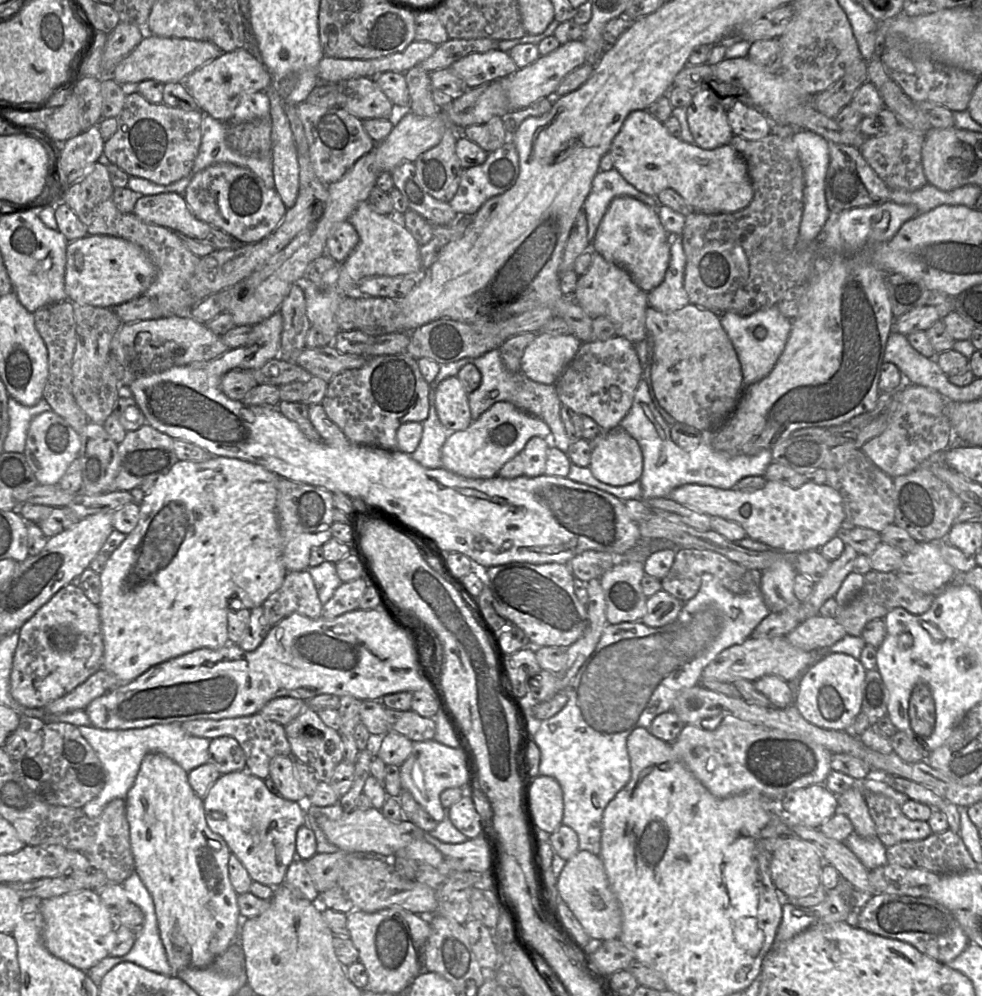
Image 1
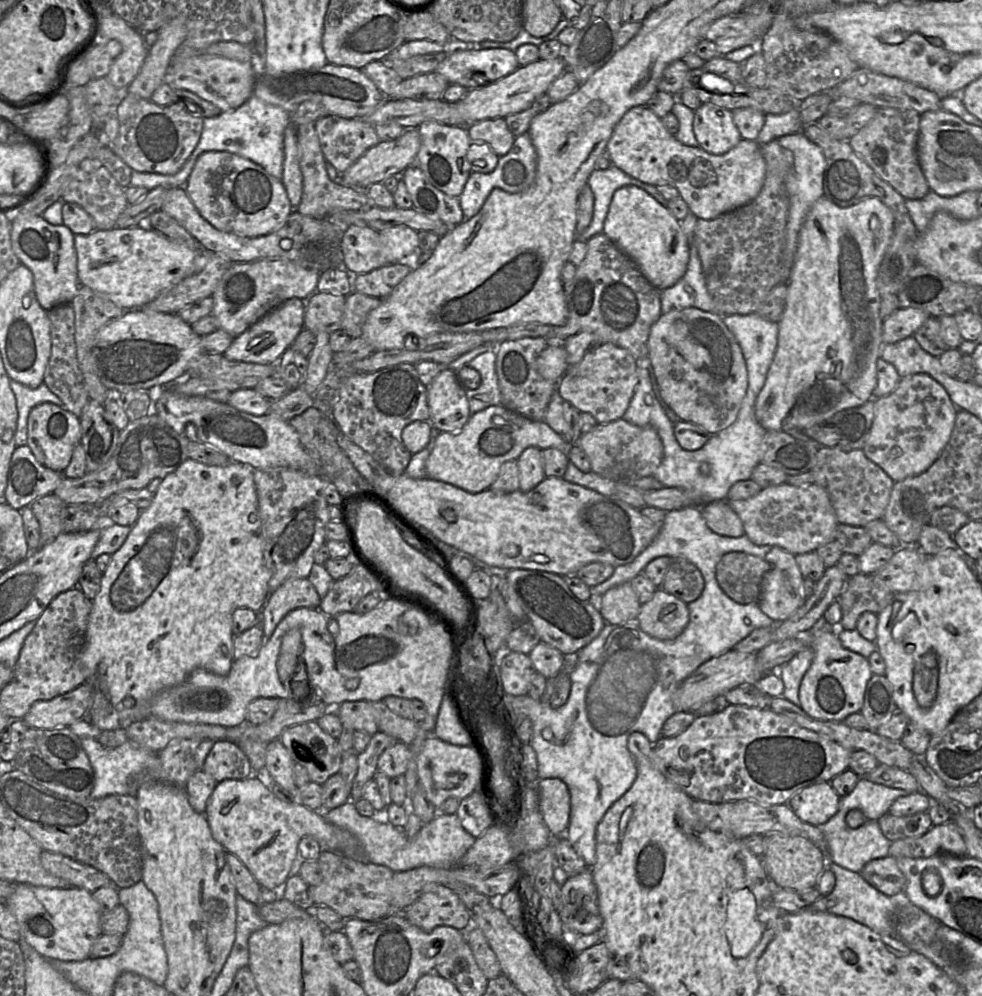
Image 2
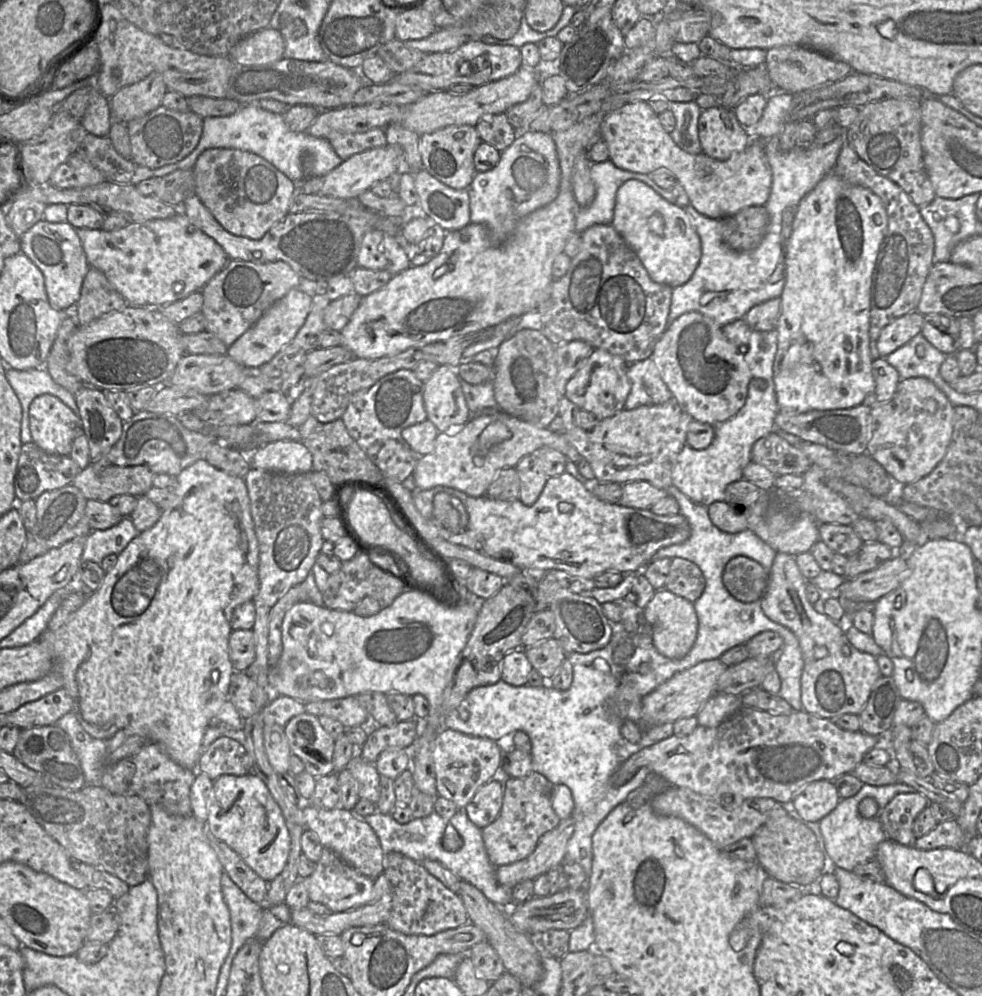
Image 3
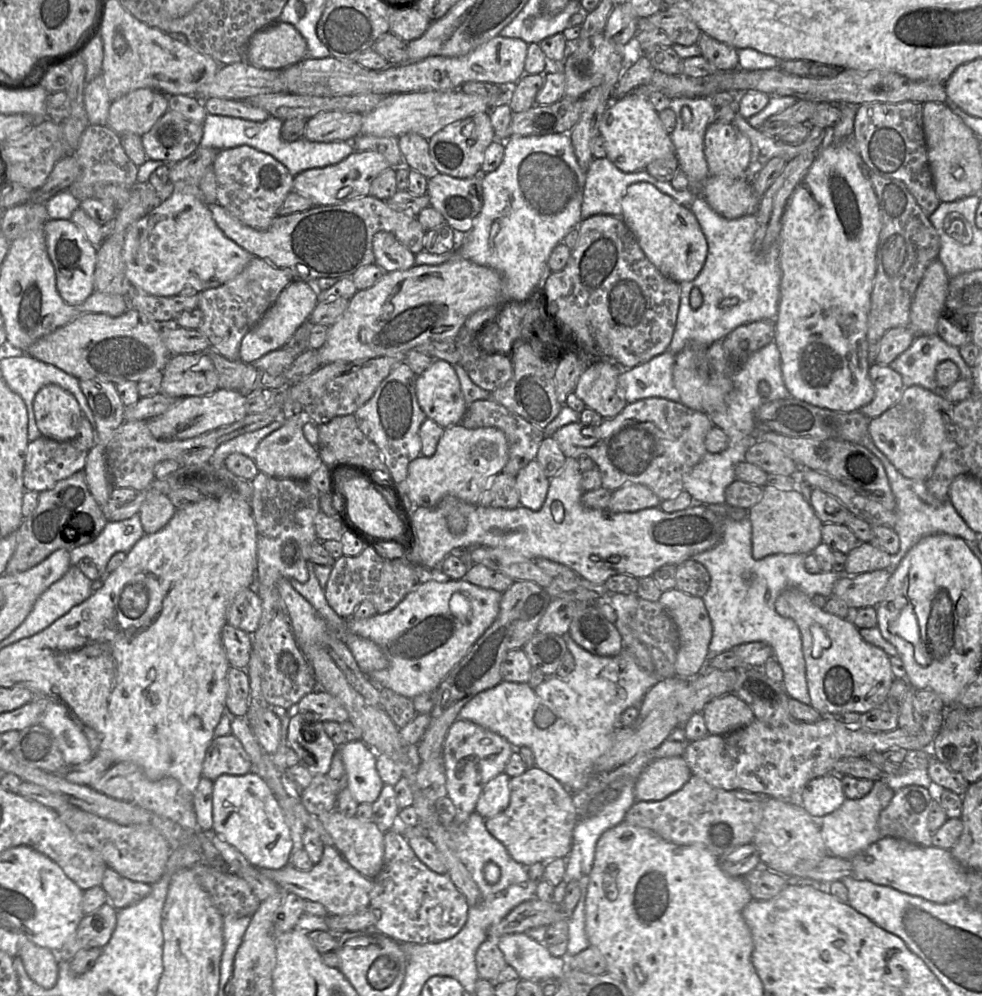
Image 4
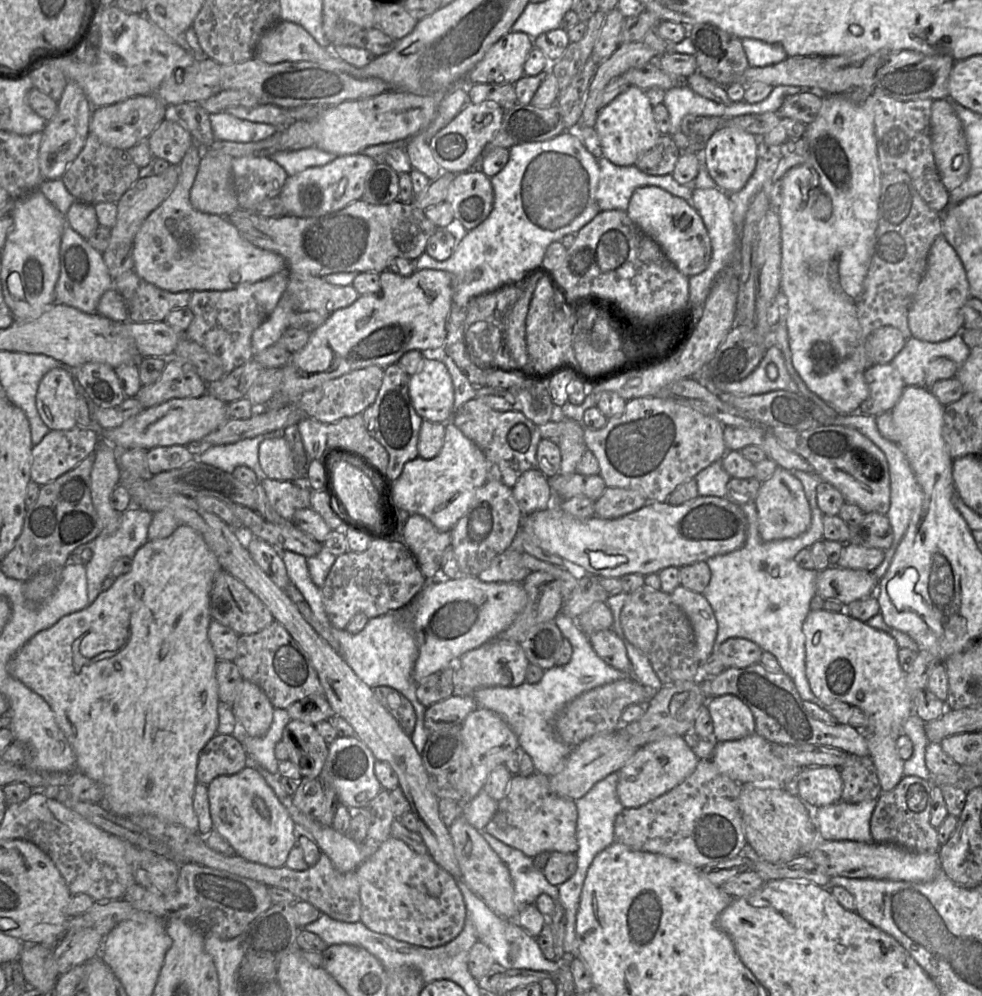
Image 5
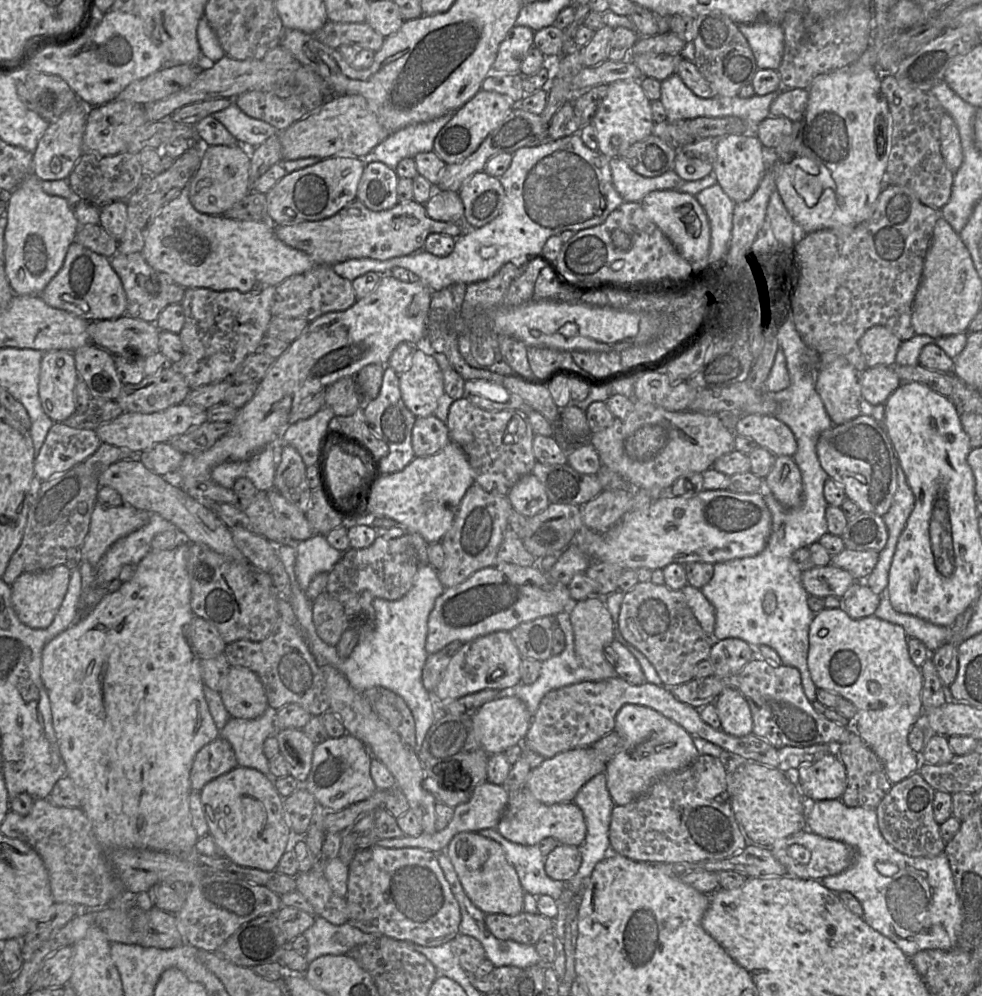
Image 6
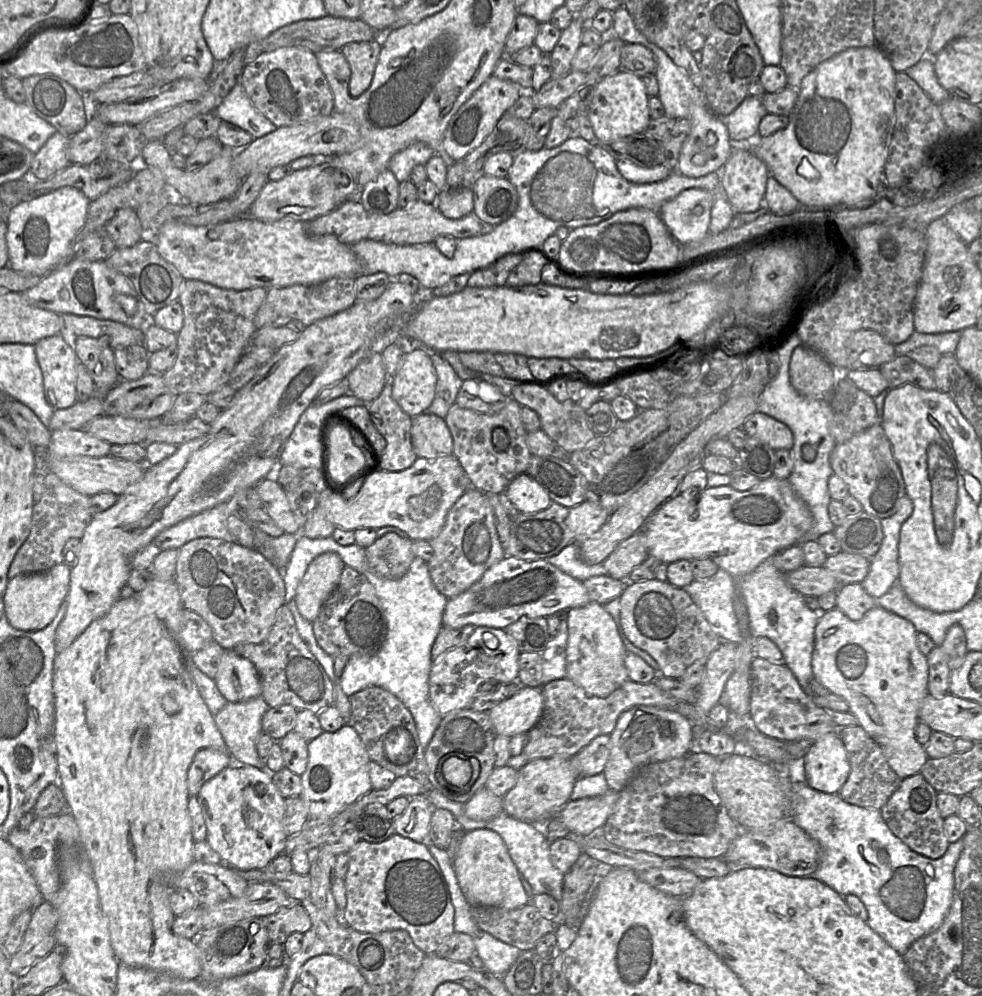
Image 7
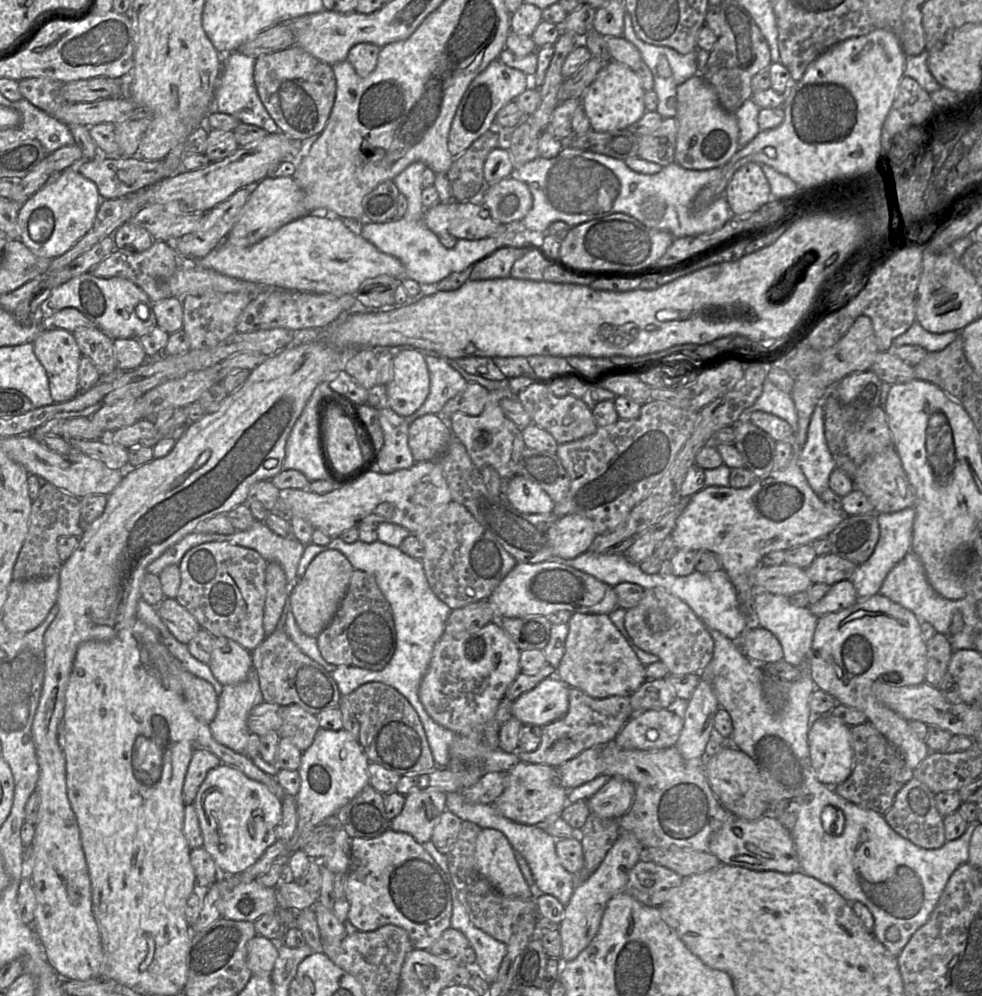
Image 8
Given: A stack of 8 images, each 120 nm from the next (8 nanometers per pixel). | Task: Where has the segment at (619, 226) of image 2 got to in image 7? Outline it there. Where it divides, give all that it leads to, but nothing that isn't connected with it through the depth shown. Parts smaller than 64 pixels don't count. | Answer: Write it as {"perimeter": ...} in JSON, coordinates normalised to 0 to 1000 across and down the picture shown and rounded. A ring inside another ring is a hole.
{"perimeter":[[[703,189],[677,203],[670,215],[691,246],[697,246],[720,236],[725,205],[726,193]]]}

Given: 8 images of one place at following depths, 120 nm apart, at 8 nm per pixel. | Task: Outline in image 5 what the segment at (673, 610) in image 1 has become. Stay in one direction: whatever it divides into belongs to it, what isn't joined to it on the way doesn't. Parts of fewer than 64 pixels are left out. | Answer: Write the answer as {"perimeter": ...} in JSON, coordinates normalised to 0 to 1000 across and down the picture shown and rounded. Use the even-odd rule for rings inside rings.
{"perimeter":[[[693,587],[688,589],[686,593],[682,596],[684,603],[691,608],[696,614],[702,620],[709,644],[709,661],[713,666],[713,677],[714,677],[714,669],[720,663],[720,661],[725,657],[728,653],[728,642],[730,639],[731,627],[726,614],[726,611],[722,604],[719,602],[717,597],[714,595],[710,595],[704,593]]]}

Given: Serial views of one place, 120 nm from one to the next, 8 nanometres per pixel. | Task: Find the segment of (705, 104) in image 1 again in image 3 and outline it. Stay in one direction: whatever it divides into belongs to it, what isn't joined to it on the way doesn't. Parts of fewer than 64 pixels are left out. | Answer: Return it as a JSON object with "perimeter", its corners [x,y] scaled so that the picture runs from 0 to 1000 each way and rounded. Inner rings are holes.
{"perimeter":[[[734,105],[718,109],[711,121],[715,153],[737,162],[757,152],[766,141],[751,120],[747,111]]]}

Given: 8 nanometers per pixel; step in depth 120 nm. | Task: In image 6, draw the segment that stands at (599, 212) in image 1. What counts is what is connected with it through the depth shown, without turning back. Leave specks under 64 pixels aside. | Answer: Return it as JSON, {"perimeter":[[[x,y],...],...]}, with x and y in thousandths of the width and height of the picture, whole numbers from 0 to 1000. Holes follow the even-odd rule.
{"perimeter":[[[631,158],[620,160],[624,186],[635,203],[652,203],[662,193],[668,191],[688,191],[695,185],[695,181],[684,170],[669,178],[656,178],[647,172]]]}

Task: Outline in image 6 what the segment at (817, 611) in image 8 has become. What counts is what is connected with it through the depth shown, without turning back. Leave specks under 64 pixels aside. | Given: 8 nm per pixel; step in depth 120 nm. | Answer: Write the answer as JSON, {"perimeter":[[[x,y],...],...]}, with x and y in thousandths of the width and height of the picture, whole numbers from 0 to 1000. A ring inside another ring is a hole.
{"perimeter":[[[872,584],[856,602],[856,610],[867,620],[876,621],[891,615],[897,598],[889,594],[881,584]]]}

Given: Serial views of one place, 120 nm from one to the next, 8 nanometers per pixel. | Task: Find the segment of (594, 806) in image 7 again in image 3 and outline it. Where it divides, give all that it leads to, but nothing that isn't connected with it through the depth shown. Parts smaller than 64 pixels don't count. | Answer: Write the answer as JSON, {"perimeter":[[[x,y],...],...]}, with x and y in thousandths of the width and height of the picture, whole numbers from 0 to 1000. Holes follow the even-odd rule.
{"perimeter":[[[542,774],[533,781],[512,781],[512,787],[512,807],[508,819],[490,832],[497,861],[504,870],[538,860],[545,853],[550,841],[571,825],[562,810],[564,788],[552,777]]]}

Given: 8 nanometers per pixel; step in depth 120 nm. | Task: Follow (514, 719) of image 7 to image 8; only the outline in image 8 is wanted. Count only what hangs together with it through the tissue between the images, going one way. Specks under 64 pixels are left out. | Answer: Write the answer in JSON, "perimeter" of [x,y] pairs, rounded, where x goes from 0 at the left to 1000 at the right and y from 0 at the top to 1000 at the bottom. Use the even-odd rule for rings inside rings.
{"perimeter":[[[566,678],[559,679],[522,704],[520,716],[533,728],[555,729],[574,720],[579,712],[579,689]]]}

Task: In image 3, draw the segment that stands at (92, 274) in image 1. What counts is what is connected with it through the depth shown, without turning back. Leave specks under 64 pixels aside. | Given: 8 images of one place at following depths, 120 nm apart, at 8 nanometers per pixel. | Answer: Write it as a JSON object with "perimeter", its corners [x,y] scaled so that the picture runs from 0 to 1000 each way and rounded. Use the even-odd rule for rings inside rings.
{"perimeter":[[[184,211],[174,219],[132,223],[115,232],[76,230],[92,268],[104,272],[128,303],[136,307],[162,311],[205,292],[233,263],[227,249],[197,227]]]}

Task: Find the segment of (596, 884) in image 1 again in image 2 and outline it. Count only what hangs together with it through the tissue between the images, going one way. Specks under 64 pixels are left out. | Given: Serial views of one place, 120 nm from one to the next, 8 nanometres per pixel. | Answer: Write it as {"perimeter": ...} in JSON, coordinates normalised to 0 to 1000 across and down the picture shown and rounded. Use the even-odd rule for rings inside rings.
{"perimeter":[[[602,871],[578,881],[571,890],[573,908],[568,916],[572,927],[593,939],[612,935],[614,923]]]}

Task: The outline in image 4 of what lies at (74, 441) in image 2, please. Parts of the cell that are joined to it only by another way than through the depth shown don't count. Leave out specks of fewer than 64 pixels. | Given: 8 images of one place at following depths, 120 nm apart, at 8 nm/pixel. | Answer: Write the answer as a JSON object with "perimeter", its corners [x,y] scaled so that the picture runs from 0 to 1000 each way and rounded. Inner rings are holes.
{"perimeter":[[[57,386],[44,388],[35,399],[34,413],[43,438],[57,443],[77,439],[85,416],[70,393]]]}

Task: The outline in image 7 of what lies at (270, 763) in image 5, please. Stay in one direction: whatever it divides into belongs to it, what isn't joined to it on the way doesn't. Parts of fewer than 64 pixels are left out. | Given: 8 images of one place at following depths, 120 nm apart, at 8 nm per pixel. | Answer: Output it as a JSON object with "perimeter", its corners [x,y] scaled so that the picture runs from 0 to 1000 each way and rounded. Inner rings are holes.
{"perimeter":[[[263,699],[247,705],[231,705],[218,718],[232,755],[240,766],[272,773],[270,762],[262,755],[261,745],[268,735],[267,720],[273,712],[268,700]]]}

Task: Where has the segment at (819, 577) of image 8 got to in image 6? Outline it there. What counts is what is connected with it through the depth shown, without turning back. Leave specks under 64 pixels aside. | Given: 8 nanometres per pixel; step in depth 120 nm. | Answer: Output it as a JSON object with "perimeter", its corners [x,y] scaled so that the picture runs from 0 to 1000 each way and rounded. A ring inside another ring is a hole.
{"perimeter":[[[859,550],[847,559],[846,565],[865,573],[873,584],[880,584],[892,568],[895,555],[890,552],[867,552]]]}

